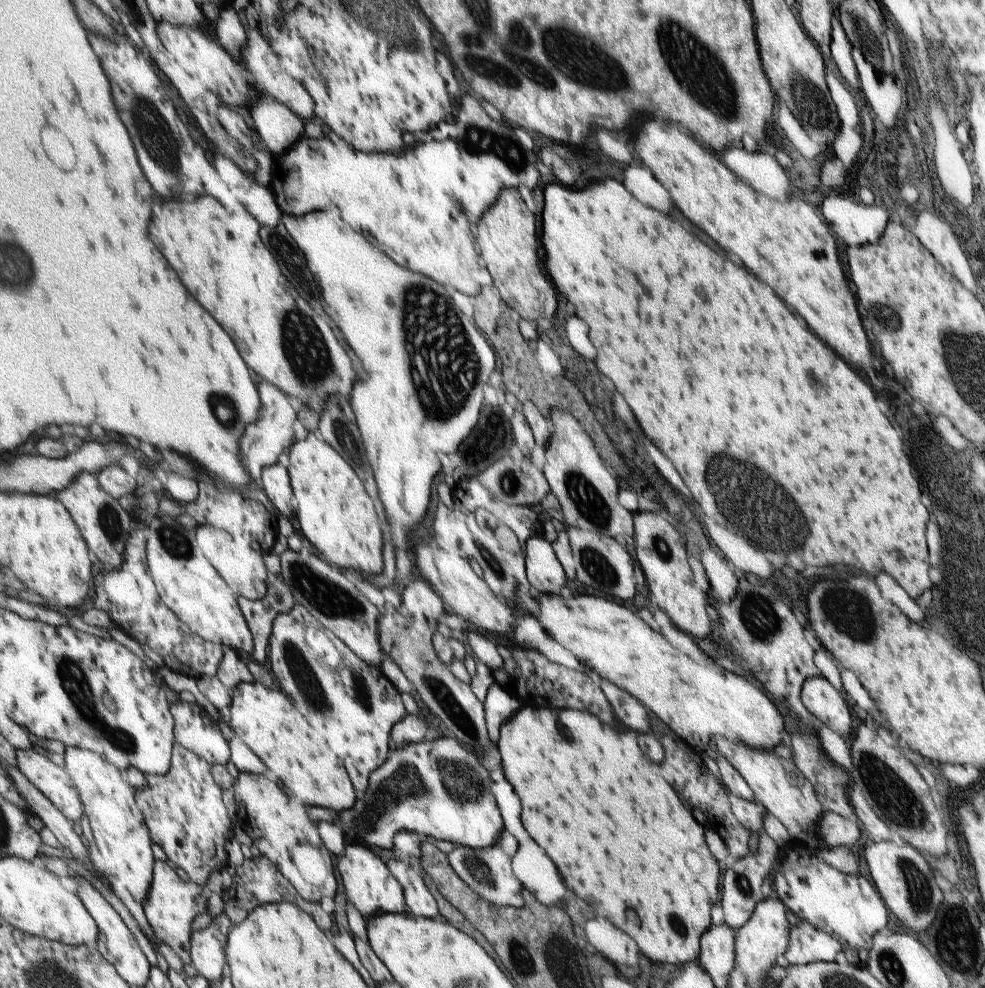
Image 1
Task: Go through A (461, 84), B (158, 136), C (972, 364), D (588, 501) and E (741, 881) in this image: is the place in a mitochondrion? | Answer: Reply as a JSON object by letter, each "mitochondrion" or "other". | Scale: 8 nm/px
{"A":"other","B":"mitochondrion","C":"mitochondrion","D":"mitochondrion","E":"mitochondrion"}

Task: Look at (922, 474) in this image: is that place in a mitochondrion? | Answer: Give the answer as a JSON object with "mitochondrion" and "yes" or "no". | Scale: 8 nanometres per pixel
{"mitochondrion":"no"}

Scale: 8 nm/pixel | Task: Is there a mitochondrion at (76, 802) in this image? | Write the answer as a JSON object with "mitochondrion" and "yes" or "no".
{"mitochondrion":"no"}

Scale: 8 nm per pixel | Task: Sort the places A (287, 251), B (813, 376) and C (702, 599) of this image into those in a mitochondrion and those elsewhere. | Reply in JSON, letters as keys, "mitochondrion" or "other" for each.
{"A":"mitochondrion","B":"mitochondrion","C":"other"}

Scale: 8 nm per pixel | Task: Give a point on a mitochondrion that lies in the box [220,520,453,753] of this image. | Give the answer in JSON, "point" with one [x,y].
{"point":[330,599]}

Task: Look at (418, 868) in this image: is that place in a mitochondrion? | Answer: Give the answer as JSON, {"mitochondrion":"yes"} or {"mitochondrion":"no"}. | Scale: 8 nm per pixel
{"mitochondrion":"no"}

